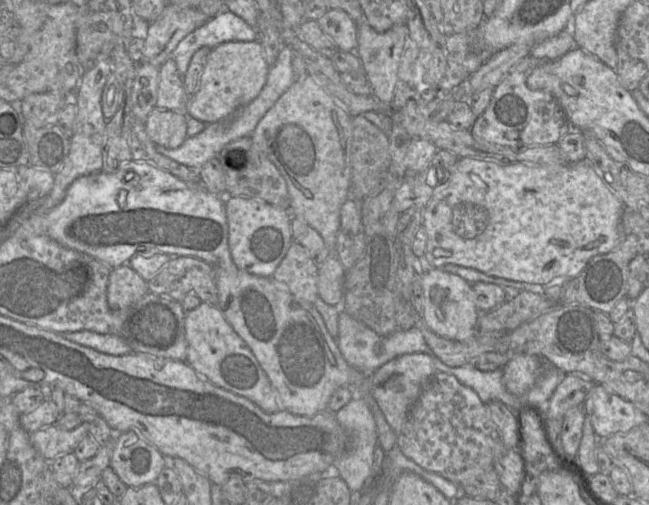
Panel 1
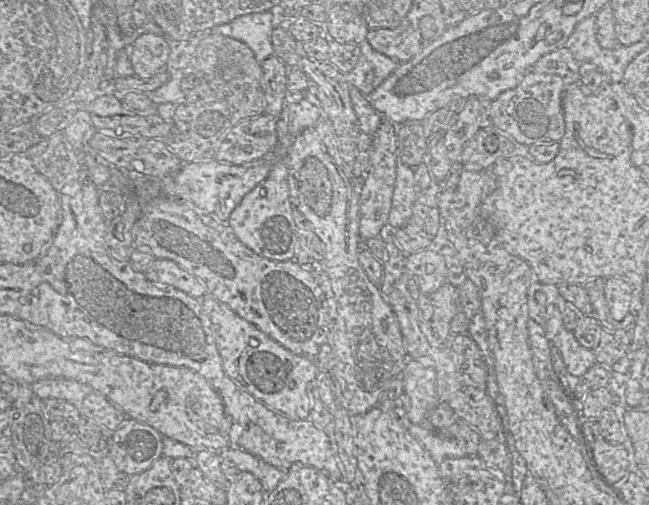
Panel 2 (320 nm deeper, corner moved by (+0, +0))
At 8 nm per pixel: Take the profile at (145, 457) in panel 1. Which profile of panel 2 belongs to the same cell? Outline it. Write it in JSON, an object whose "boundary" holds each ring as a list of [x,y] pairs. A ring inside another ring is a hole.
{"boundary":[[[127,418],[112,434],[109,454],[128,476],[147,470],[162,456],[163,436],[152,427]]]}

